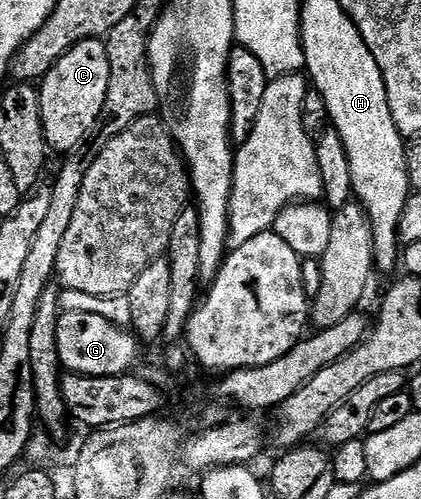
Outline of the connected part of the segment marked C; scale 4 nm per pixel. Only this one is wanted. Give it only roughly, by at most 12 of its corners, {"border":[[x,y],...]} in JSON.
{"border":[[78,42],[39,81],[44,142],[89,139],[106,102],[108,45]]}

